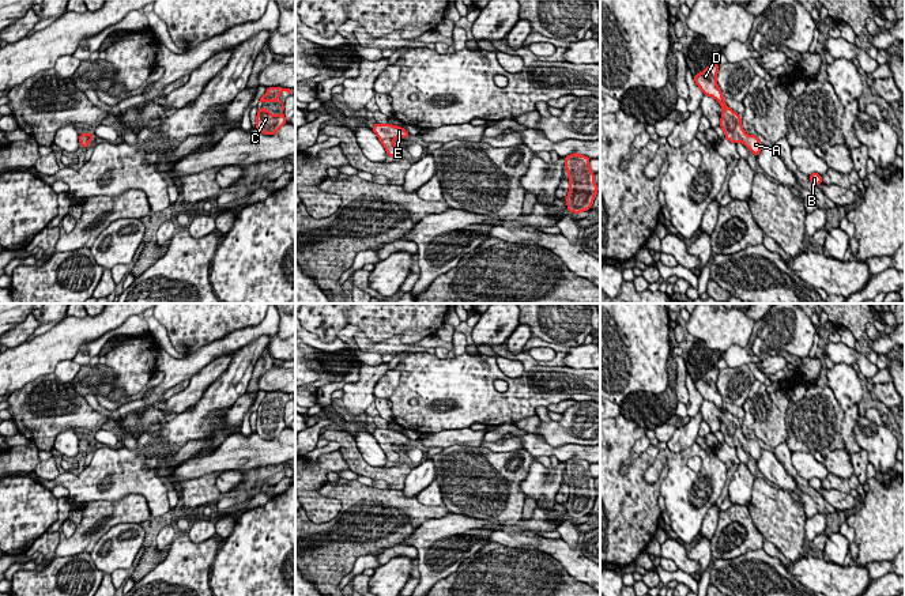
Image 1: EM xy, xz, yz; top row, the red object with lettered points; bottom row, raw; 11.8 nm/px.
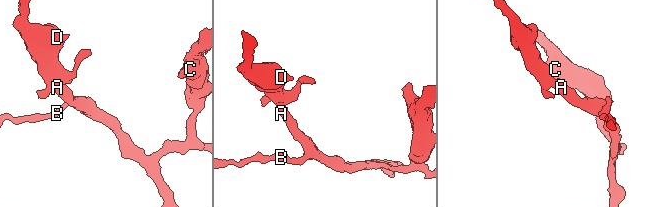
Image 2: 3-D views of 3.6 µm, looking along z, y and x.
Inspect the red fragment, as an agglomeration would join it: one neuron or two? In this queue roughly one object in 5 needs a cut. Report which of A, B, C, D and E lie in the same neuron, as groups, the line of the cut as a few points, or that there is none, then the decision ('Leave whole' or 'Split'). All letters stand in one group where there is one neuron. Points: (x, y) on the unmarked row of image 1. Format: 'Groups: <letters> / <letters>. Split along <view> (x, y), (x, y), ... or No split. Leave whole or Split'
Groups: A B C D E. No split. Leave whole

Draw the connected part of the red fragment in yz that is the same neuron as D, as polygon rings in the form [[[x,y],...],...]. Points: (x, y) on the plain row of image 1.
[[[716,367],[706,371],[701,378],[693,380],[695,389],[705,400],[714,403],[723,412],[720,431],[725,444],[731,448],[743,448],[755,461],[762,454],[762,448],[755,440],[747,440],[742,431],[740,420],[725,410],[721,395],[717,391],[717,378],[720,370]]]

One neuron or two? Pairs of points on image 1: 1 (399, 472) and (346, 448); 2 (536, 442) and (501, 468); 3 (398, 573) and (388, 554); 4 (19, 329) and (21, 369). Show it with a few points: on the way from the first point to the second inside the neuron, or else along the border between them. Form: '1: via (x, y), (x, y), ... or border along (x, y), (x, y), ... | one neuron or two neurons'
1: via (385, 472), (368, 471), (358, 461) | one neuron
2: border along (523, 448), (534, 456), (549, 457) | two neurons
3: border along (413, 559), (393, 557), (381, 565) | two neurons
4: border along (25, 340), (14, 347) | two neurons

